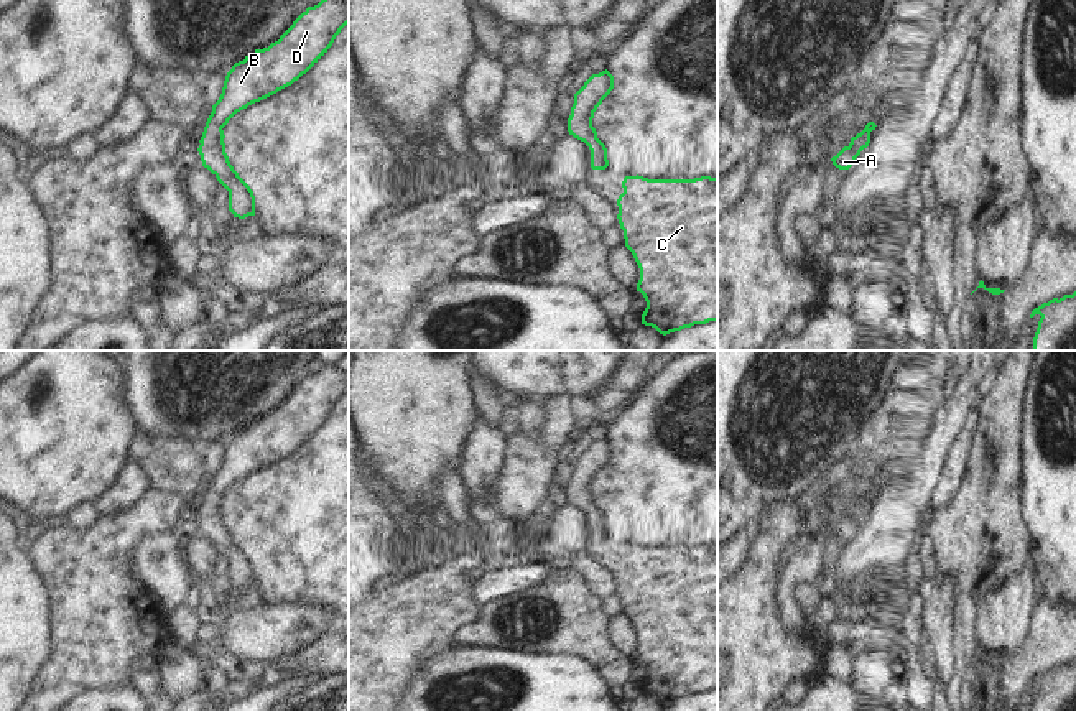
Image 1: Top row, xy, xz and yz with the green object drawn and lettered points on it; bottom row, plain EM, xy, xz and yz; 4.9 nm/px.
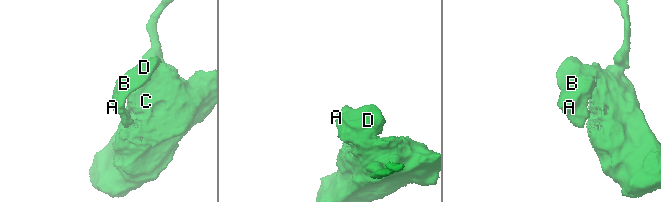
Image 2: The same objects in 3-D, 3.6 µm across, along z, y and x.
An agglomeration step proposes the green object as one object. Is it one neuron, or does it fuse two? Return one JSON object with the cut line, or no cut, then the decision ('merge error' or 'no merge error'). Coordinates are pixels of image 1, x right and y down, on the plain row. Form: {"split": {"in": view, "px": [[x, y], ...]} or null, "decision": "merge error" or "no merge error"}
{"split": null, "decision": "no merge error"}

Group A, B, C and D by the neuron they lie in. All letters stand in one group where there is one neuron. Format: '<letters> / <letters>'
A B C D

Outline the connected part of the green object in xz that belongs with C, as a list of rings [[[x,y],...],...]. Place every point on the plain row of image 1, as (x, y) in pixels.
[[[637,543],[625,545],[622,556],[624,561],[617,568],[617,588],[624,599],[625,616],[640,637],[637,660],[647,670],[642,693],[666,704],[694,693],[717,690],[717,546],[648,548]]]

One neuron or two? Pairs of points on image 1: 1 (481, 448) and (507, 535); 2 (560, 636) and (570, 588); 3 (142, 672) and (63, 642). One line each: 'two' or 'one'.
1: one
2: one
3: two

